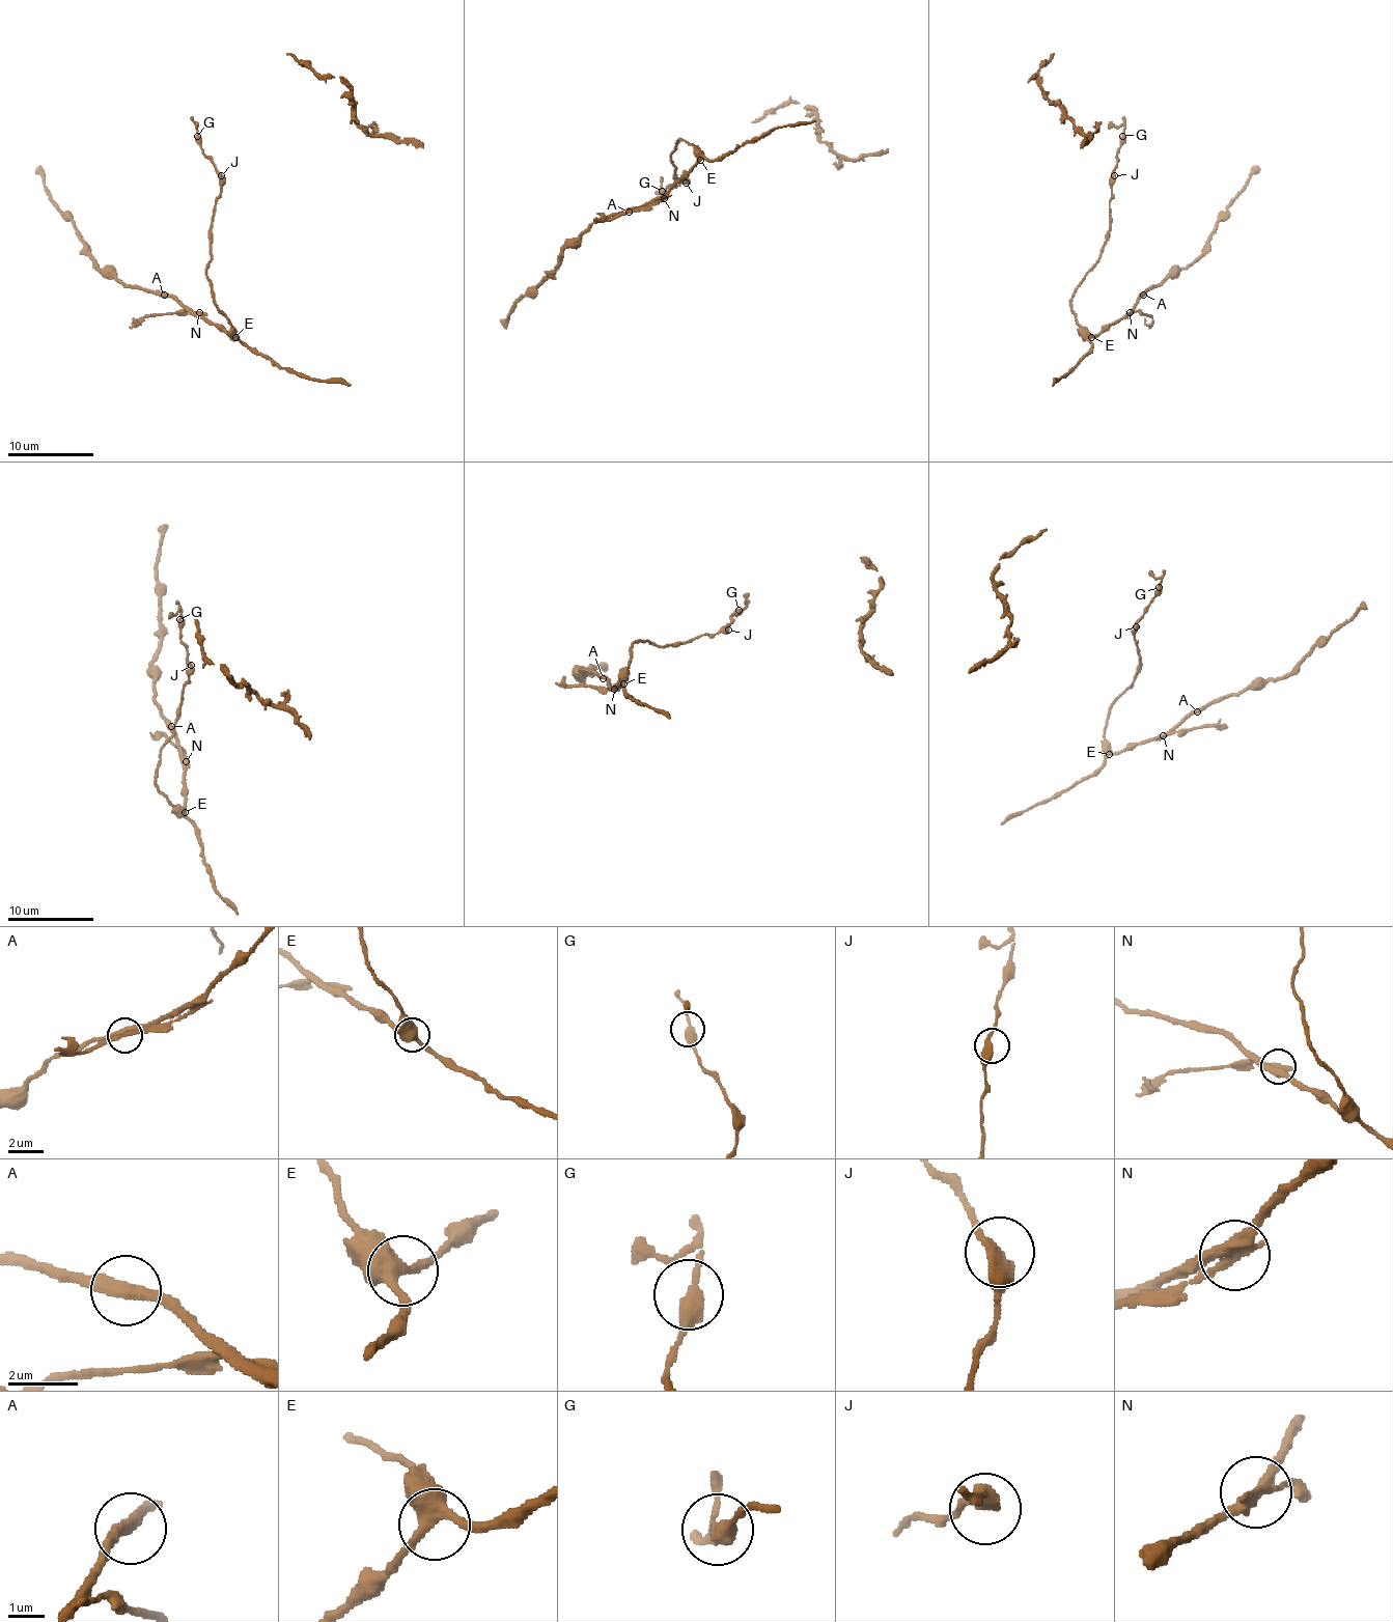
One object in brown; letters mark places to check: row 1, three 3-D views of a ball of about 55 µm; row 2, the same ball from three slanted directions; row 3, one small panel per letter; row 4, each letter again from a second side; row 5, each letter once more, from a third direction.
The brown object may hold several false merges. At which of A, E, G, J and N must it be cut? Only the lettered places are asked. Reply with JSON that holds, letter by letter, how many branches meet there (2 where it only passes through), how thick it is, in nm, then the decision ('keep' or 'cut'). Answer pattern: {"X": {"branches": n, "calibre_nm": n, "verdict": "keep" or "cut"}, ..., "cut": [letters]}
{"A": {"branches": 2, "calibre_nm": 380, "verdict": "keep"}, "E": {"branches": 3, "calibre_nm": 400, "verdict": "keep"}, "G": {"branches": 2, "calibre_nm": 400, "verdict": "keep"}, "J": {"branches": 2, "calibre_nm": 400, "verdict": "keep"}, "N": {"branches": 2, "calibre_nm": 380, "verdict": "cut"}, "cut": ["N"]}

